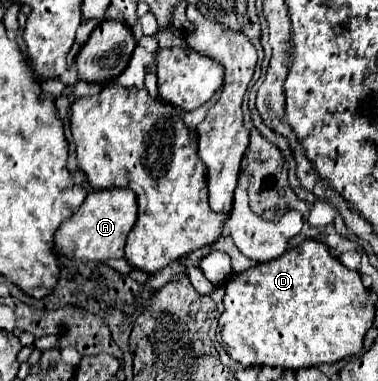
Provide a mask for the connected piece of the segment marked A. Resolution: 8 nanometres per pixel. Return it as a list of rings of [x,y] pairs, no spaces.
[[[95,190],[89,192],[81,208],[59,226],[55,232],[55,248],[61,256],[75,260],[107,262],[111,258],[123,258],[125,240],[133,222],[137,222],[137,198],[131,190]]]

